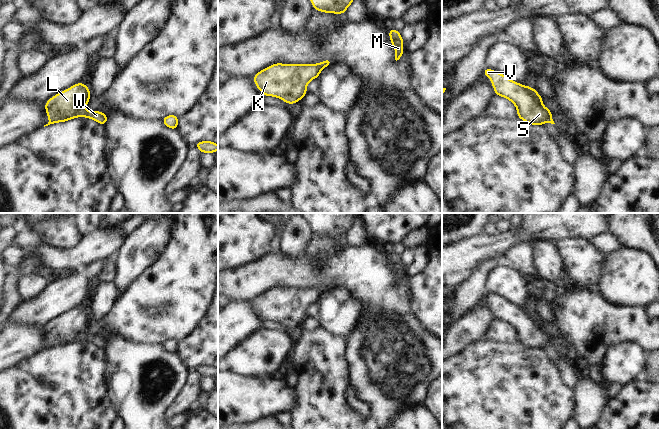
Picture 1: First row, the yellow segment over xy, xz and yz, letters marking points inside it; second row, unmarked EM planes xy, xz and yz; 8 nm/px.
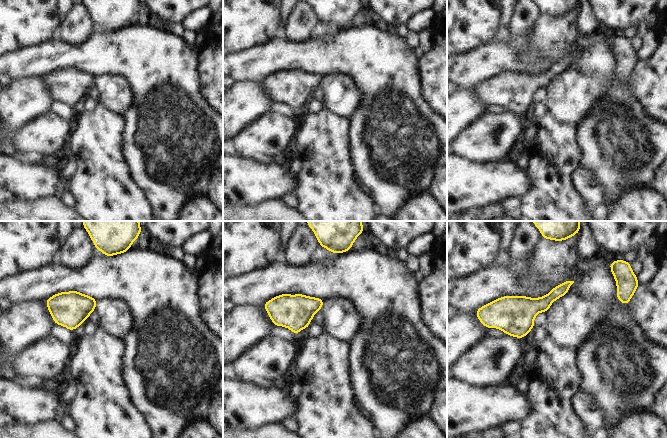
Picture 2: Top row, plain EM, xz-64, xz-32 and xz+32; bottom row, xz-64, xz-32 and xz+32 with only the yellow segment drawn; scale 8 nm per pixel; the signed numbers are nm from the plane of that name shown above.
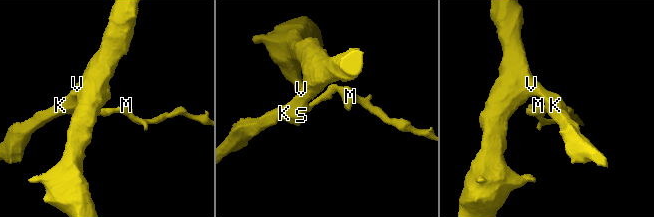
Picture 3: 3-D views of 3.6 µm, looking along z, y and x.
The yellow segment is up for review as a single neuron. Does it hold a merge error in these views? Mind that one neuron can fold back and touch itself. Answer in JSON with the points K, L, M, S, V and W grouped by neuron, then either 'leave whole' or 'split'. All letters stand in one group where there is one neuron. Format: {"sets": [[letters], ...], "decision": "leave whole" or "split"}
{"sets": [["K", "L", "M", "S", "V", "W"]], "decision": "leave whole"}

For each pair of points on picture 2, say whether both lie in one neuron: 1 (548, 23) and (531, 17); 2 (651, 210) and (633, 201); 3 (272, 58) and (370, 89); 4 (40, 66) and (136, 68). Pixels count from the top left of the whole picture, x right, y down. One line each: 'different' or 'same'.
1: different
2: same
3: same
4: same

